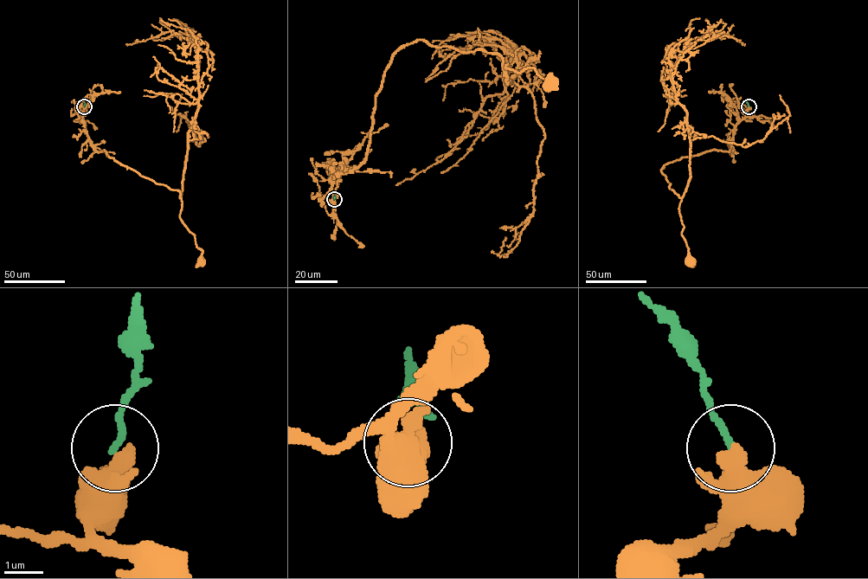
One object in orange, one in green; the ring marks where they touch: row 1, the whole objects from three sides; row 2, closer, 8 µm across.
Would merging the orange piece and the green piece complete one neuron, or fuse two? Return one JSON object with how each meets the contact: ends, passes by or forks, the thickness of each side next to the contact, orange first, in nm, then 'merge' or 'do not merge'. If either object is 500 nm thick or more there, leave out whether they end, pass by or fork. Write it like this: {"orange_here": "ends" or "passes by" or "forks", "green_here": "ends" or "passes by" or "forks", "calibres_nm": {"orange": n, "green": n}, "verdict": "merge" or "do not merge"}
{"orange_here": "passes by", "green_here": "ends", "calibres_nm": {"orange": 480, "green": 170}, "verdict": "do not merge"}

